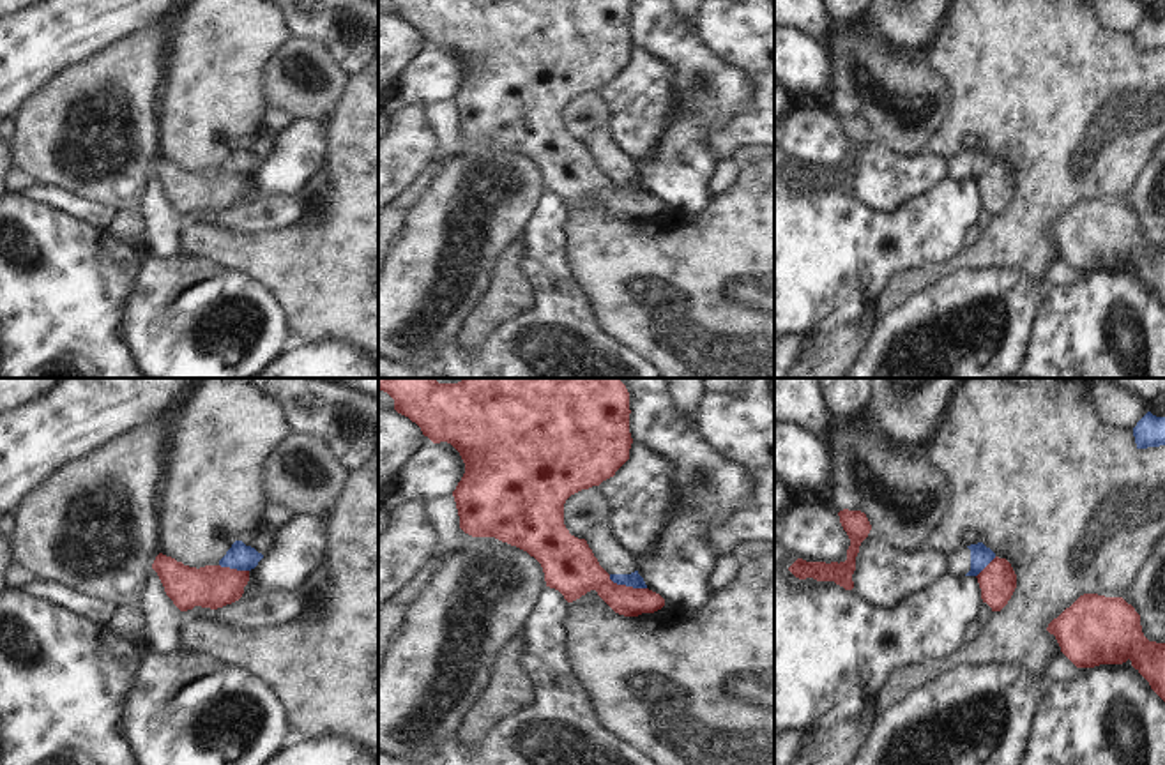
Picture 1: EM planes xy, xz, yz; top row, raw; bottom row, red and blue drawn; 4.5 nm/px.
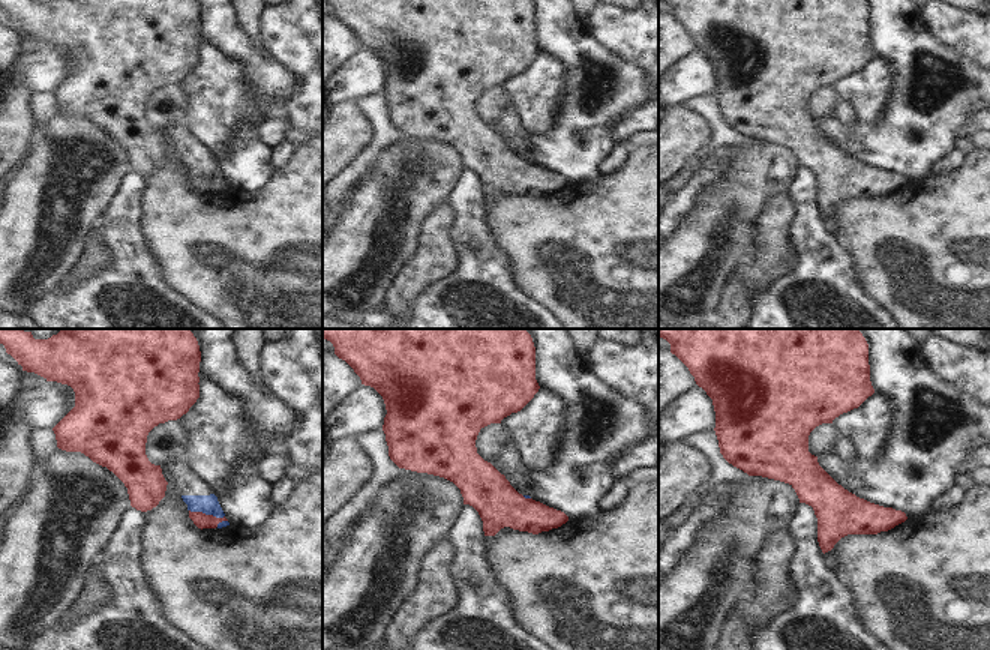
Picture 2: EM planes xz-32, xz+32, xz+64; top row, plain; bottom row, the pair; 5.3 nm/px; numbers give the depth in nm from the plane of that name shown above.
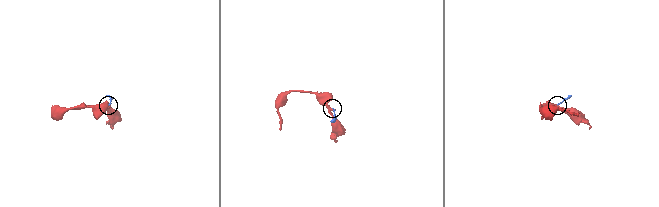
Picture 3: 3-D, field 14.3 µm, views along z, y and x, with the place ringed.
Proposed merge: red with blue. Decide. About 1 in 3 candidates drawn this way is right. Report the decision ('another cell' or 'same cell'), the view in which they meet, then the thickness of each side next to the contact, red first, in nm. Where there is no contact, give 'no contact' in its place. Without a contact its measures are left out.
another cell; meets red in xz; 240 nm thick on the red side, 70 nm on the other

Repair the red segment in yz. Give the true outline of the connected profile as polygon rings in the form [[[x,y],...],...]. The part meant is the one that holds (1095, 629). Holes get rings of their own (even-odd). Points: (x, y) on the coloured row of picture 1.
[[[1084,594],[1047,631],[1077,668],[1123,664],[1130,659],[1165,701],[1165,643],[1144,636],[1140,615],[1123,597]]]

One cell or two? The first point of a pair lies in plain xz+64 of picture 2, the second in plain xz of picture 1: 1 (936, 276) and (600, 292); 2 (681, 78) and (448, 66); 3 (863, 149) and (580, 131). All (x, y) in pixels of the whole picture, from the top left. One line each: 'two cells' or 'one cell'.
1: one cell
2: one cell
3: two cells

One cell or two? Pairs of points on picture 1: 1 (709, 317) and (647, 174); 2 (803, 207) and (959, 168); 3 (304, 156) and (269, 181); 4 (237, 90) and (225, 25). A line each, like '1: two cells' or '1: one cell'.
1: two cells
2: two cells
3: one cell
4: one cell

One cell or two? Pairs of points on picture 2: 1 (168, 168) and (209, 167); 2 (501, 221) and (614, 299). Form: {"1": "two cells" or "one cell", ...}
{"1": "two cells", "2": "one cell"}

